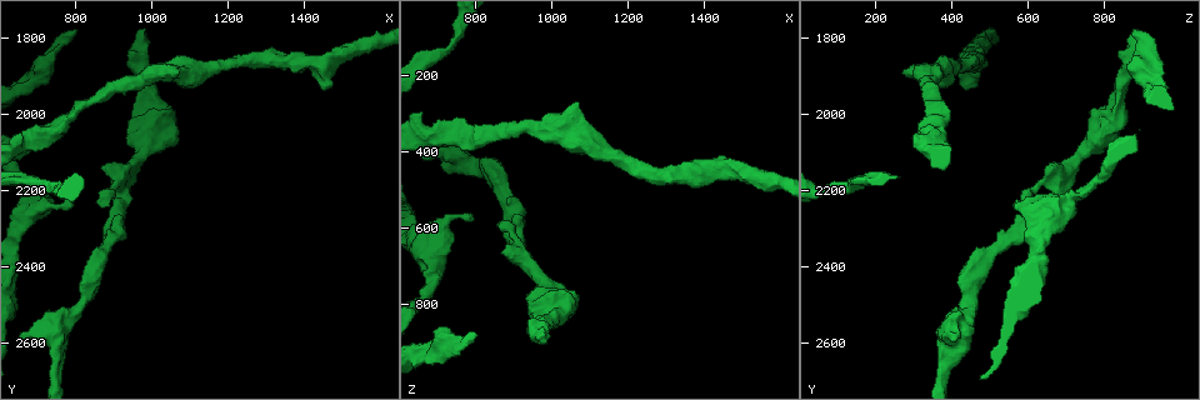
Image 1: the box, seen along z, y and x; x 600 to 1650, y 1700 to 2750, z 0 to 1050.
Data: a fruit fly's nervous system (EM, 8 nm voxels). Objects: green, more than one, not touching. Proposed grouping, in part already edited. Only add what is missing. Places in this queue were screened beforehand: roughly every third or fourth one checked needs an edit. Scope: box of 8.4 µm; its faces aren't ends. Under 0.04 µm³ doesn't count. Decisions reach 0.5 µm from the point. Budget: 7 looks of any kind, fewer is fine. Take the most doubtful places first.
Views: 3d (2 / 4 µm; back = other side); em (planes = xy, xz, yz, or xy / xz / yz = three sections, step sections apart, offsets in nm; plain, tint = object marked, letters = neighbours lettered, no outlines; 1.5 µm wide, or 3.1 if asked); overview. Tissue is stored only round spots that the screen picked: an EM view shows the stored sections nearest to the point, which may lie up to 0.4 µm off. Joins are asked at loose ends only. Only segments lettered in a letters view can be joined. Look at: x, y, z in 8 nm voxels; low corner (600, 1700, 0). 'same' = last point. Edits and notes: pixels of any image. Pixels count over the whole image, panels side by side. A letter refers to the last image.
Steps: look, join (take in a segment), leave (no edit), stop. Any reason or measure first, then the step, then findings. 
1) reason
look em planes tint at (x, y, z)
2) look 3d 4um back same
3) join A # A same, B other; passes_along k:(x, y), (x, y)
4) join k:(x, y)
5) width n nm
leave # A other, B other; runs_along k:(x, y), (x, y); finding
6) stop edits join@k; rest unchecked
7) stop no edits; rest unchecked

an open end
look 3d 2um at (970, 1770, 885)

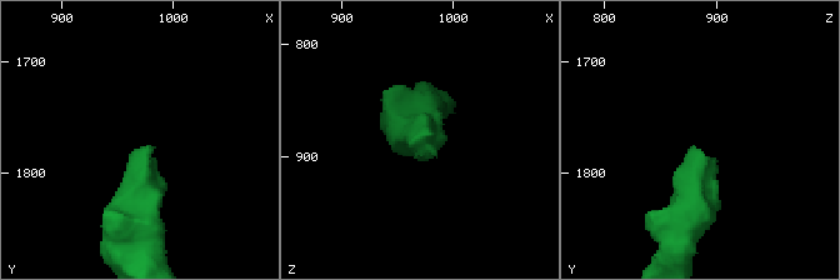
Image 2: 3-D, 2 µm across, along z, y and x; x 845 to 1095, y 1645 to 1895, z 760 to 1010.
now the EM
look em planes letters at (976, 1774, 882)

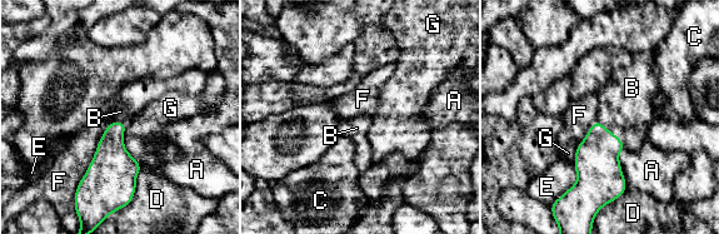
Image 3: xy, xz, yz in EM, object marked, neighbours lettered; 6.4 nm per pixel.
join B # A other, B same, C other, D other, E other, F other, G other; passes_along 3:(111, 159), (120, 122), (120, 111); it goes on there

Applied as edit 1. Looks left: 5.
free end
look em yz step 4 plain at (1470, 1920, 430)

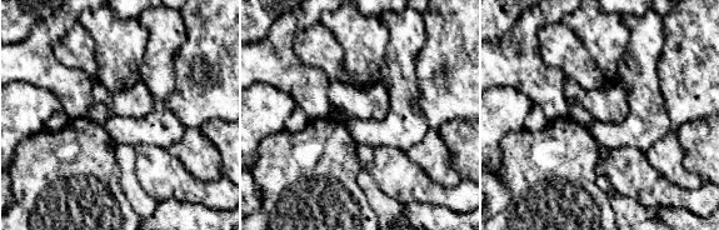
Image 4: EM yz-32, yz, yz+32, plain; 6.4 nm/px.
look em yz step 4 letters same

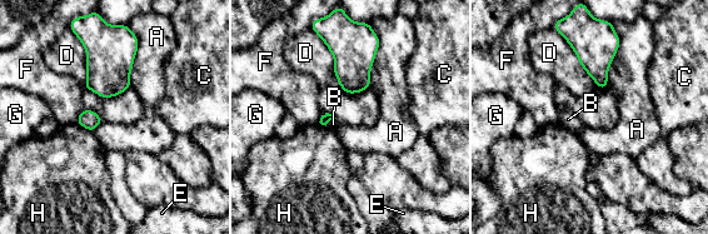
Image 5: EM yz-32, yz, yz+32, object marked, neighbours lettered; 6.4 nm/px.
leave # A other, B other, C other, D other, E other, F other, G other, H other; no lettered segment goes on from it

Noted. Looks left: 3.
free end
look em xy step 8 tint at (1075, 1895, 280)

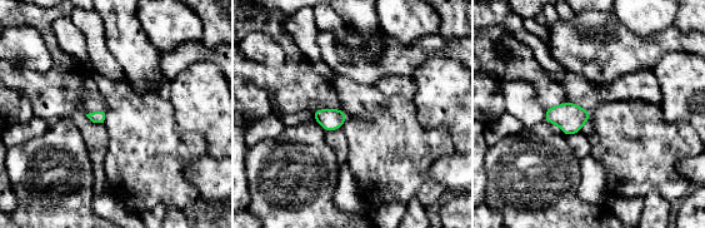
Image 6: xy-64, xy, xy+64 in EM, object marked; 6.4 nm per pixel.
what lies round it
look em xy step 8 letters same

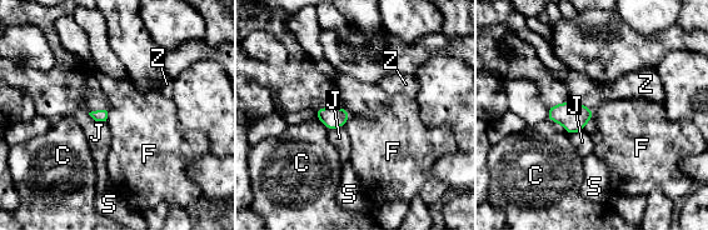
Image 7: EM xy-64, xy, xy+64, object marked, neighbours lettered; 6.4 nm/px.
leave # C other, F other, J other, S other, Z other; border 7:(593, 109), (593, 116), (583, 129); none of them fits

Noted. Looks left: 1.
stop edits join@3; rest unchecked

